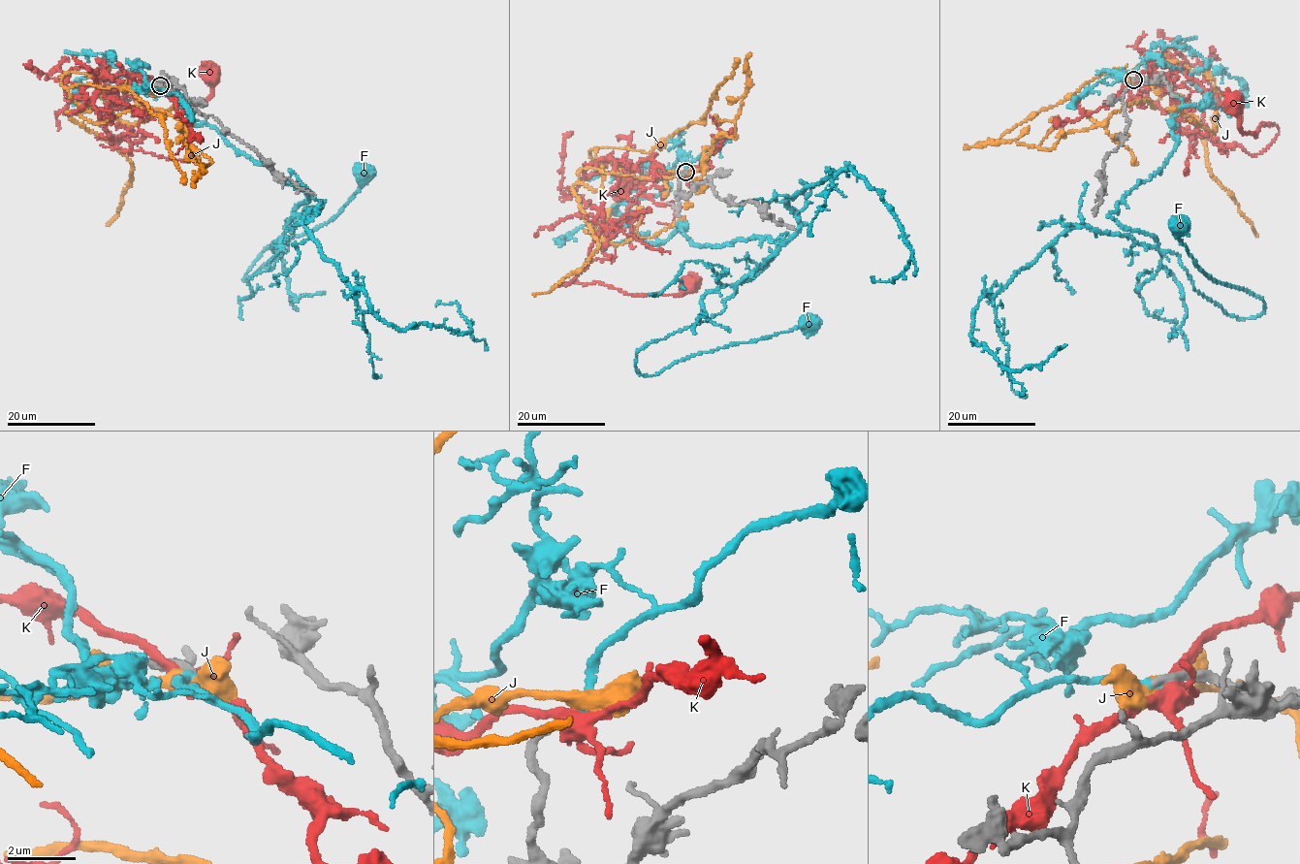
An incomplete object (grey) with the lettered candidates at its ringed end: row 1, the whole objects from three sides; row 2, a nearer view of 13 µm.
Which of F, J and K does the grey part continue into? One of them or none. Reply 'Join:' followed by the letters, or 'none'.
Join: F

